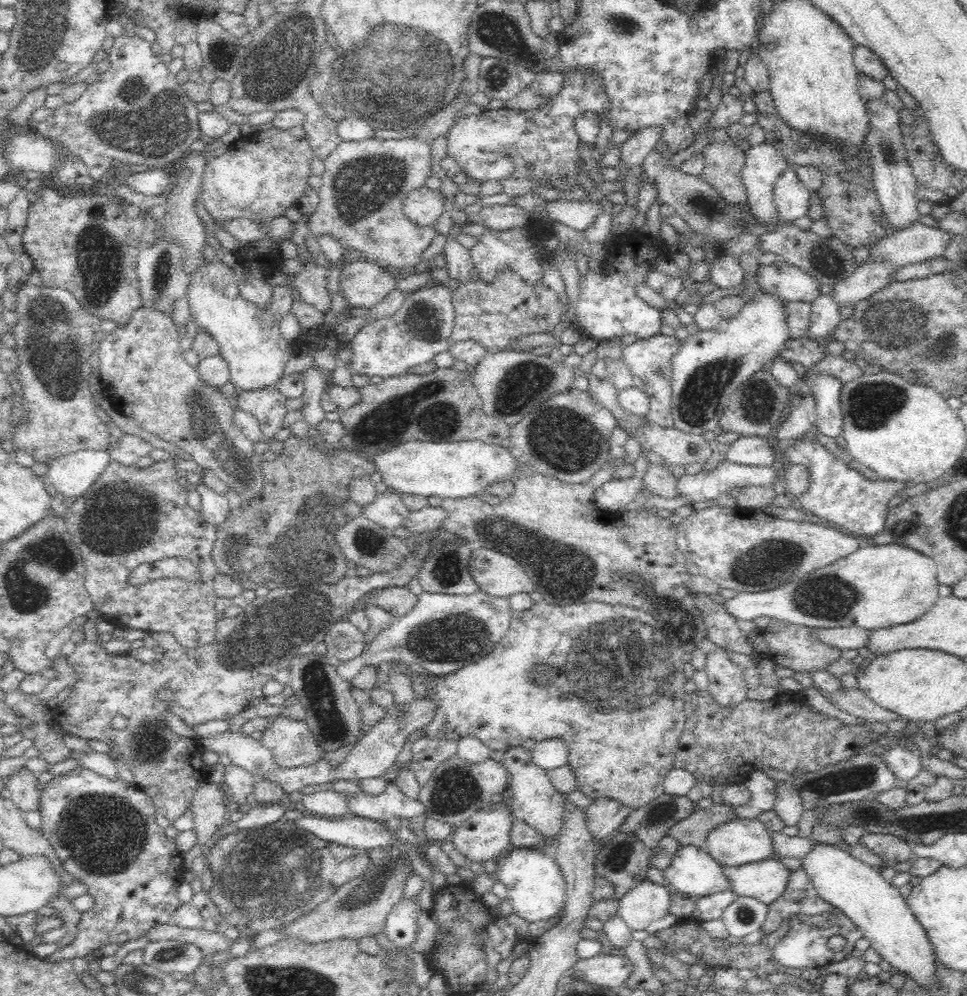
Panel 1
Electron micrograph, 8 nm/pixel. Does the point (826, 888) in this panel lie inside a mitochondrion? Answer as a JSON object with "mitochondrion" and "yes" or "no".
{"mitochondrion":"no"}

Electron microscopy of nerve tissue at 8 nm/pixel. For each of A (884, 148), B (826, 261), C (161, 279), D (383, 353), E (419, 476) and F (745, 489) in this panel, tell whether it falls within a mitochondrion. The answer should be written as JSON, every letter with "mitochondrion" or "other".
{"A":"mitochondrion","B":"mitochondrion","C":"mitochondrion","D":"other","E":"other","F":"other"}

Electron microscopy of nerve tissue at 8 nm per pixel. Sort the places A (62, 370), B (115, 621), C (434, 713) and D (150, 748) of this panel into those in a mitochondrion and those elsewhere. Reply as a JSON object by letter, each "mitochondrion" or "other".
{"A":"mitochondrion","B":"other","C":"other","D":"mitochondrion"}

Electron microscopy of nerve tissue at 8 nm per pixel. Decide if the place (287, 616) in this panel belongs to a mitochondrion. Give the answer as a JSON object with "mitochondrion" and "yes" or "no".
{"mitochondrion":"yes"}

